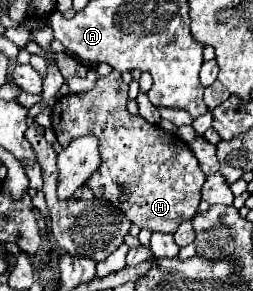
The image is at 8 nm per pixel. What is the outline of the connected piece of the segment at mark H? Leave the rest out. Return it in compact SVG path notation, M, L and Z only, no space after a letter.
M111 71L111 75L99 77L95 87L87 93L63 95L61 99L57 99L51 117L53 131L63 147L67 147L71 139L83 135L93 135L99 139L101 167L83 185L87 185L95 197L103 197L113 203L119 211L127 215L131 223L149 231L175 233L183 221L191 221L191 217L197 215L197 207L201 203L201 187L205 181L197 157L177 135L169 135L159 125L151 125L143 117L135 117L127 111L127 85L123 83L121 73Z

